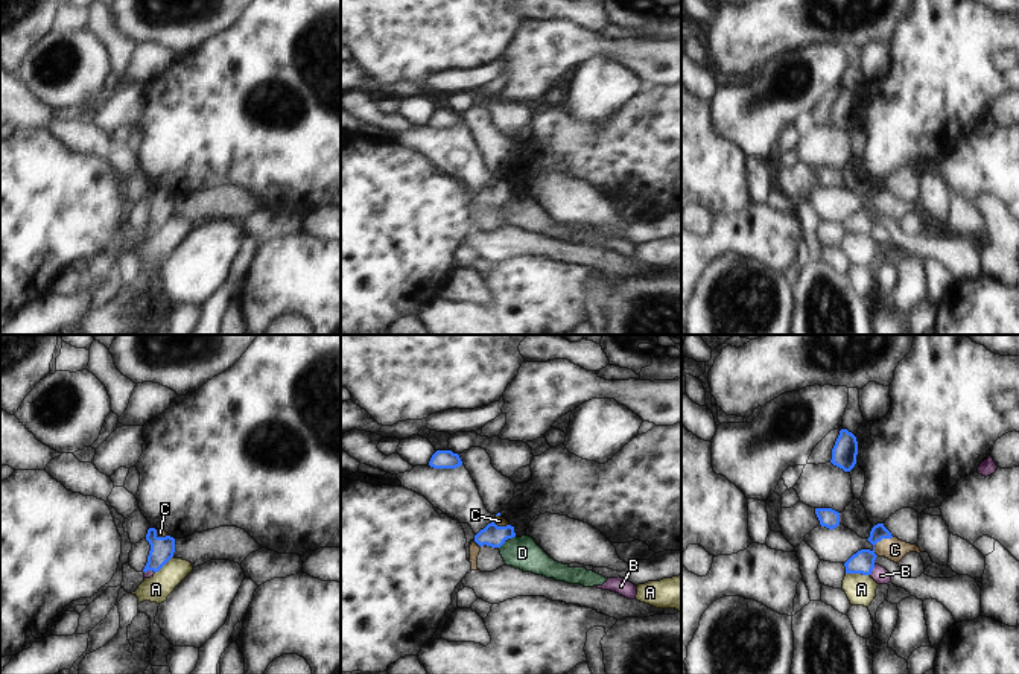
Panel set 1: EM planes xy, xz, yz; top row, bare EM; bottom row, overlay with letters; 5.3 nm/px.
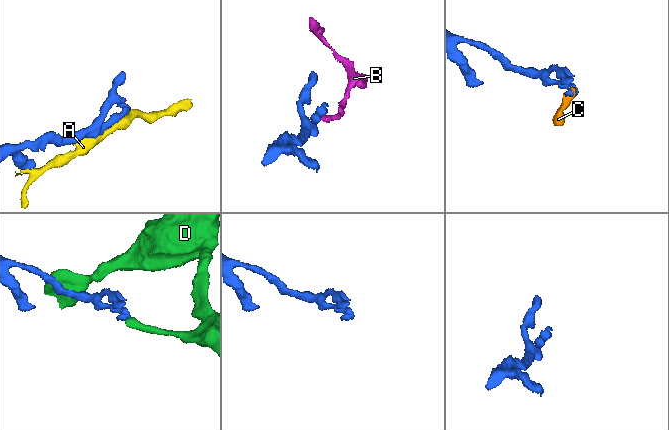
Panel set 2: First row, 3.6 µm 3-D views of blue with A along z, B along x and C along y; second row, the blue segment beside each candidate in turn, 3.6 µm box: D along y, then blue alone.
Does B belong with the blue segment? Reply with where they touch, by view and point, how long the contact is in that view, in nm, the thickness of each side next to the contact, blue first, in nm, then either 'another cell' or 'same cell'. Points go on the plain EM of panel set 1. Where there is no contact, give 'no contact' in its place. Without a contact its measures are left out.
meets blue in yz at (872, 228); contact 70 nm long; 120 nm thick on the blue side, 90 nm on the other; another cell

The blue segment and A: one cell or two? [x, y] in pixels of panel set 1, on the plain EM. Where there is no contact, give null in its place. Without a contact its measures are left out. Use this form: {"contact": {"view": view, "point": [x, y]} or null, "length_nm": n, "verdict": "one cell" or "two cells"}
{"contact": {"view": "yz", "point": [858, 232]}, "length_nm": 130, "verdict": "two cells"}

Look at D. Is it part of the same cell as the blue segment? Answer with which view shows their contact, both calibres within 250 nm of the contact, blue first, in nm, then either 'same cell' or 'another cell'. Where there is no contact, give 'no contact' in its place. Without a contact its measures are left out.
xz | 120/180 nm | another cell

